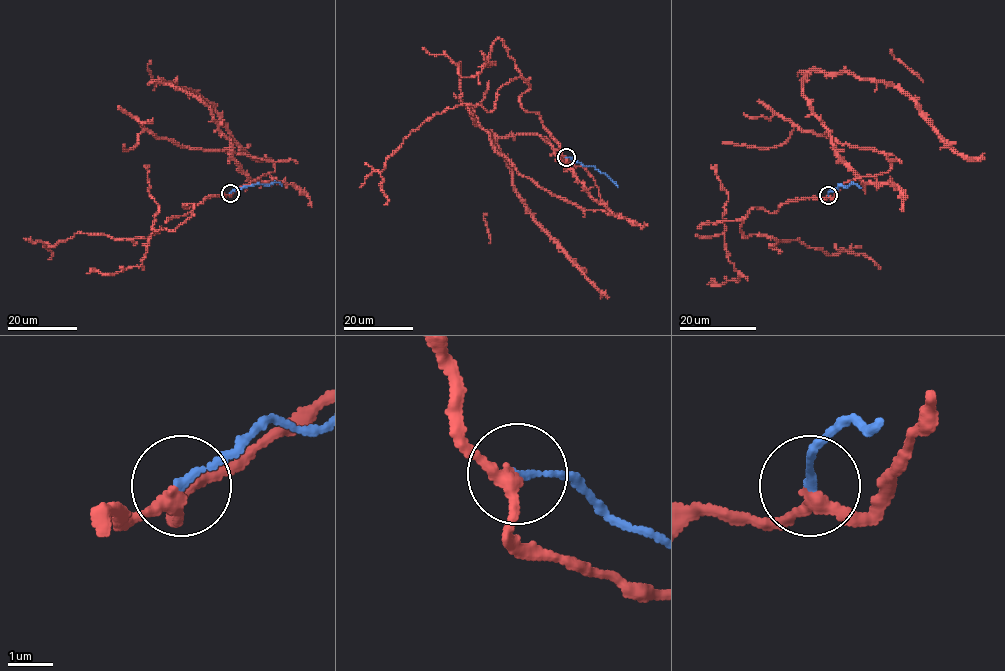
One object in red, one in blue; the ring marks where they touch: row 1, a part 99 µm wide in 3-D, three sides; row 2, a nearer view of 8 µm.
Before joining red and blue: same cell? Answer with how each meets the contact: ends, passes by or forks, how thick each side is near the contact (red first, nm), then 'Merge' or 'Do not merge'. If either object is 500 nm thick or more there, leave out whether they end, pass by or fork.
At the ring red passes by. At the ring blue ends. Thickness 280 nm (red) against 180 nm. Do not merge

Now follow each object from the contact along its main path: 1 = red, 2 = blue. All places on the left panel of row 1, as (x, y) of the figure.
1: (231, 193), (258, 177), (251, 180), (241, 171), (205, 104), (161, 80), (199, 94), (245, 150), (272, 160)
2: (231, 192), (257, 184), (278, 182), (282, 185)

